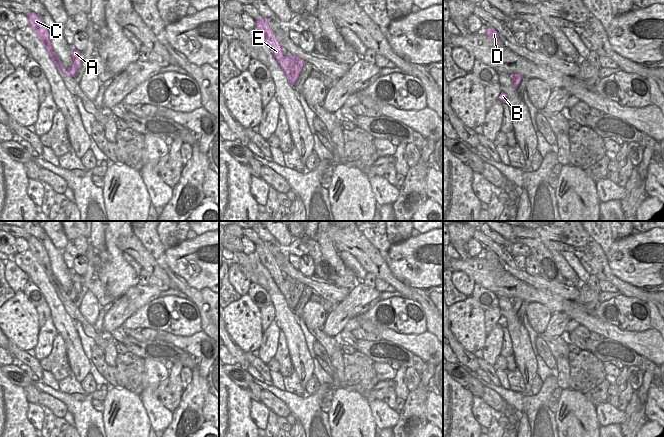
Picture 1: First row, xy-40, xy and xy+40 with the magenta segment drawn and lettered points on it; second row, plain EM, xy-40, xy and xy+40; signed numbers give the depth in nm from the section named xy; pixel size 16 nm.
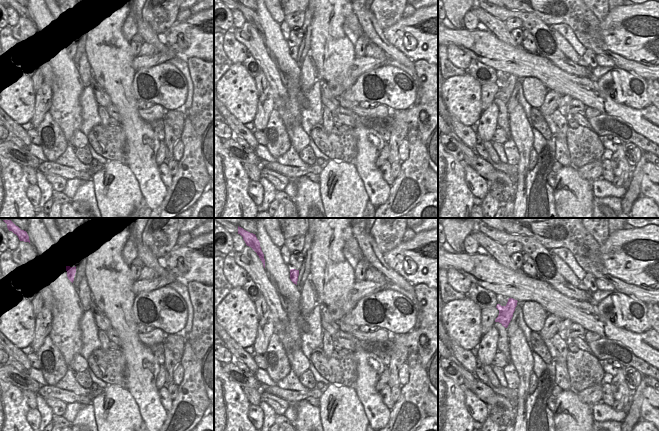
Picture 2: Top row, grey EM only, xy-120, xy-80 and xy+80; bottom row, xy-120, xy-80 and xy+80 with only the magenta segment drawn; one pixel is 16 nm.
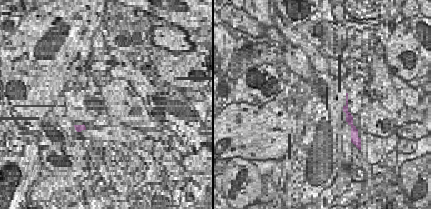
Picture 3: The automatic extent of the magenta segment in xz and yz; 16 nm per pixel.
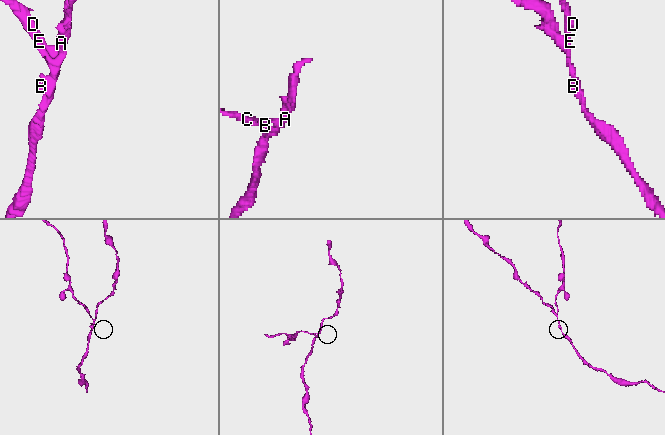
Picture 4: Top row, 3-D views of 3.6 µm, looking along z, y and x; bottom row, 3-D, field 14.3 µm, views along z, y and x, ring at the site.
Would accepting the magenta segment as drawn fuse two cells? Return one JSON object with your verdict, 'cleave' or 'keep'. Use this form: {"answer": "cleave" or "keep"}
{"answer": "cleave"}

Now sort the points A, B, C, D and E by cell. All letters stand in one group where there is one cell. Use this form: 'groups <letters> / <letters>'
groups A B / C D E

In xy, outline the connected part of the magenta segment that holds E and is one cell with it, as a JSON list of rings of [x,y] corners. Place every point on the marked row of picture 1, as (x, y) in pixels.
[[[262,16],[261,19],[255,20],[255,28],[259,32],[261,39],[267,44],[267,46],[272,51],[274,58],[284,71],[287,79],[289,79],[291,77],[292,70],[291,58],[284,53],[283,47],[278,42],[275,33],[272,31],[268,24],[269,21],[272,20]]]

